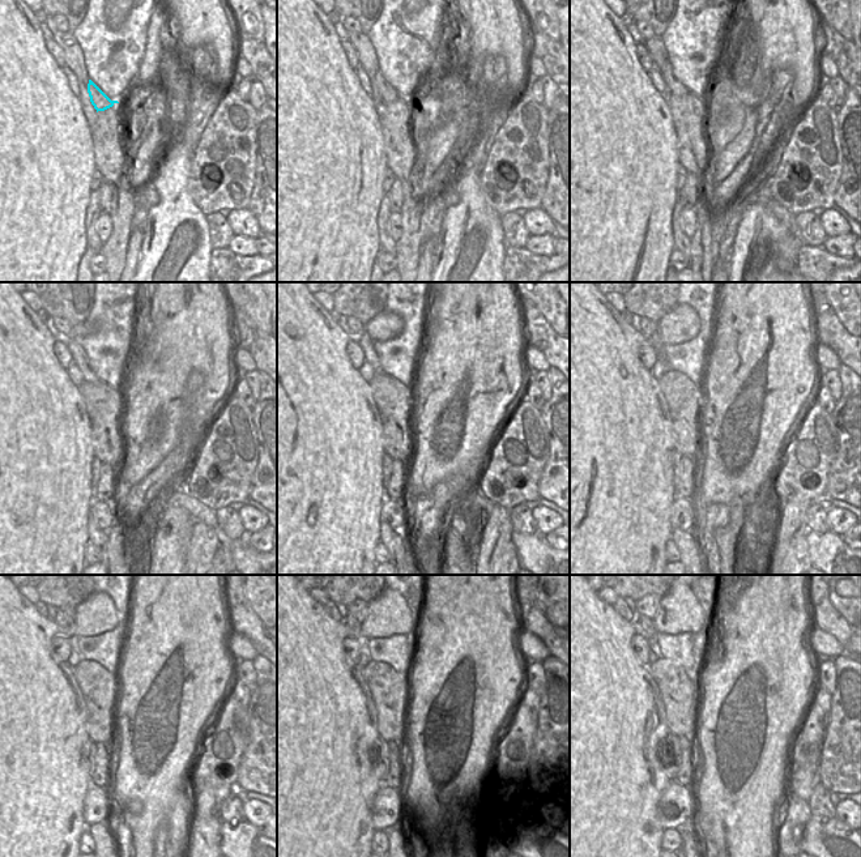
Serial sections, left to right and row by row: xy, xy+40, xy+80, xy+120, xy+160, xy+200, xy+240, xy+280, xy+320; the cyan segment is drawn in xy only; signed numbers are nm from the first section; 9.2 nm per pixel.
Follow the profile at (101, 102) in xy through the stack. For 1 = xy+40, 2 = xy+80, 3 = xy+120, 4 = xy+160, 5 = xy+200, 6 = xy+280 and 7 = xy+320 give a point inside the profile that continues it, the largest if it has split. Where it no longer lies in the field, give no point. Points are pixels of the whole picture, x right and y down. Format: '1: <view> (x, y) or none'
1: xy+40 (388, 93)
2: xy+80 (674, 86)
3: xy+120 (75, 348)
4: xy+160 (363, 339)
5: xy+200 (655, 340)
6: xy+280 (358, 608)
7: xy+320 (648, 605)

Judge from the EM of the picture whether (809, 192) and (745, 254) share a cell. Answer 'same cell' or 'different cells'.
different cells

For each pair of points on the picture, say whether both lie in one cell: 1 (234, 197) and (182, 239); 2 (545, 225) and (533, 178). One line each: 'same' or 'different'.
1: different
2: different

